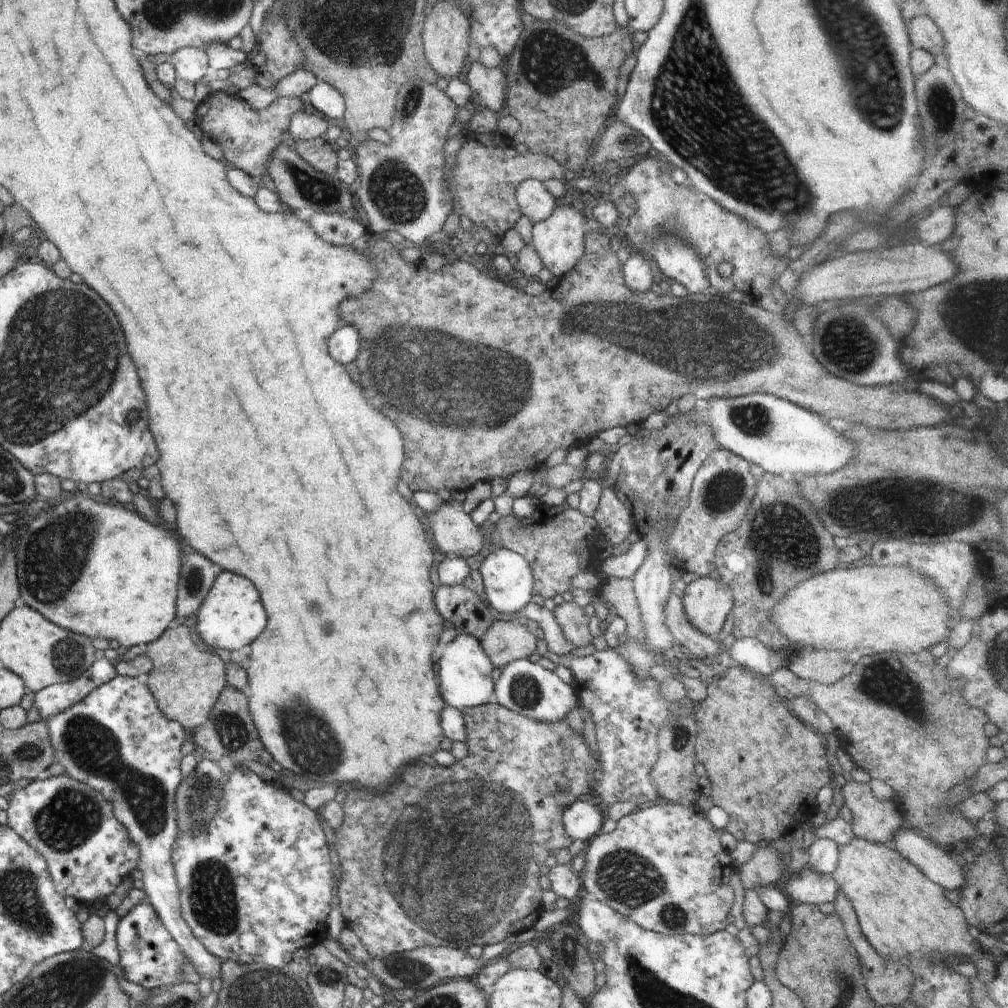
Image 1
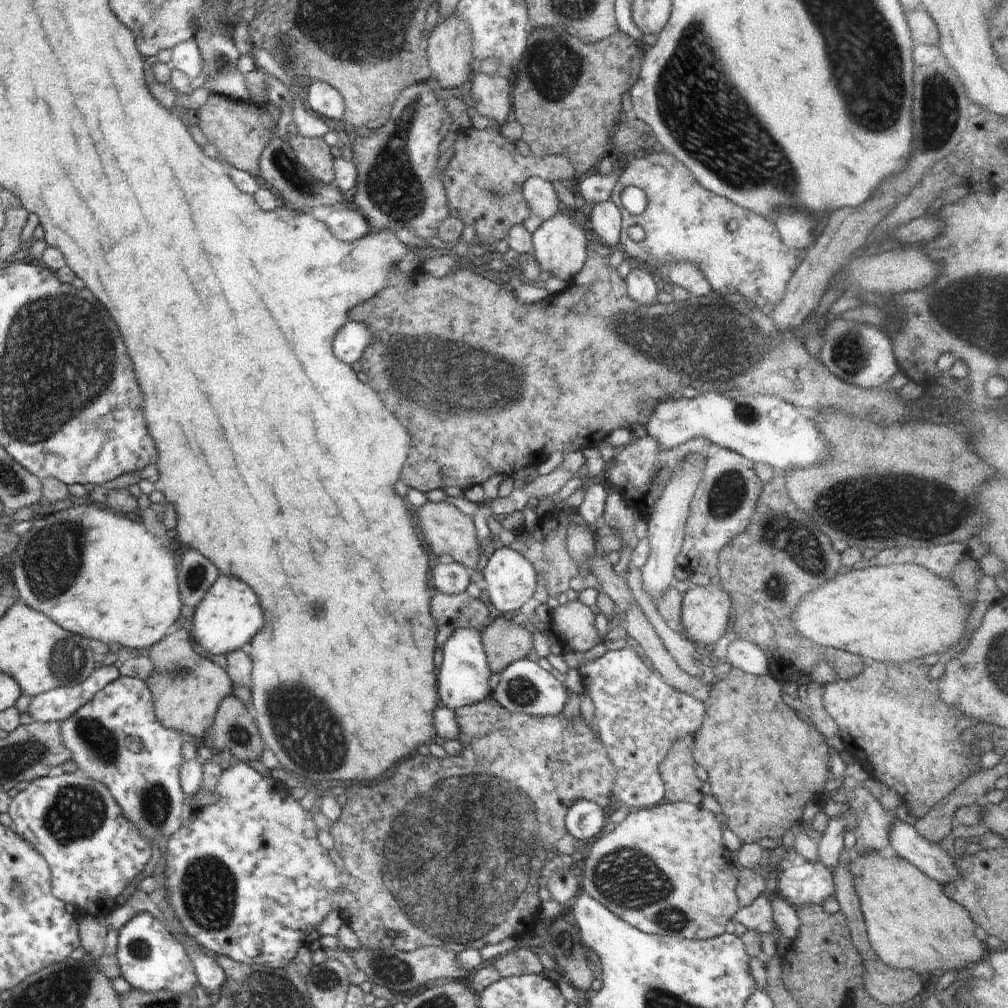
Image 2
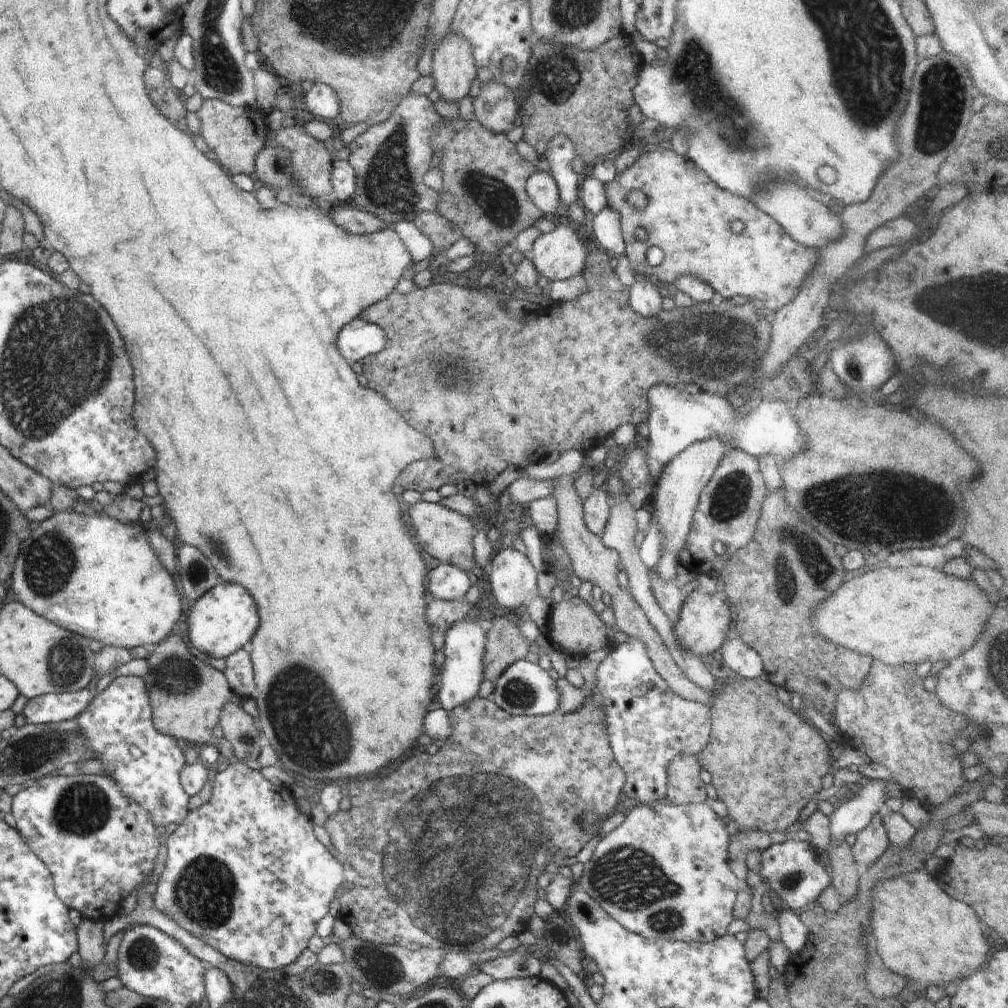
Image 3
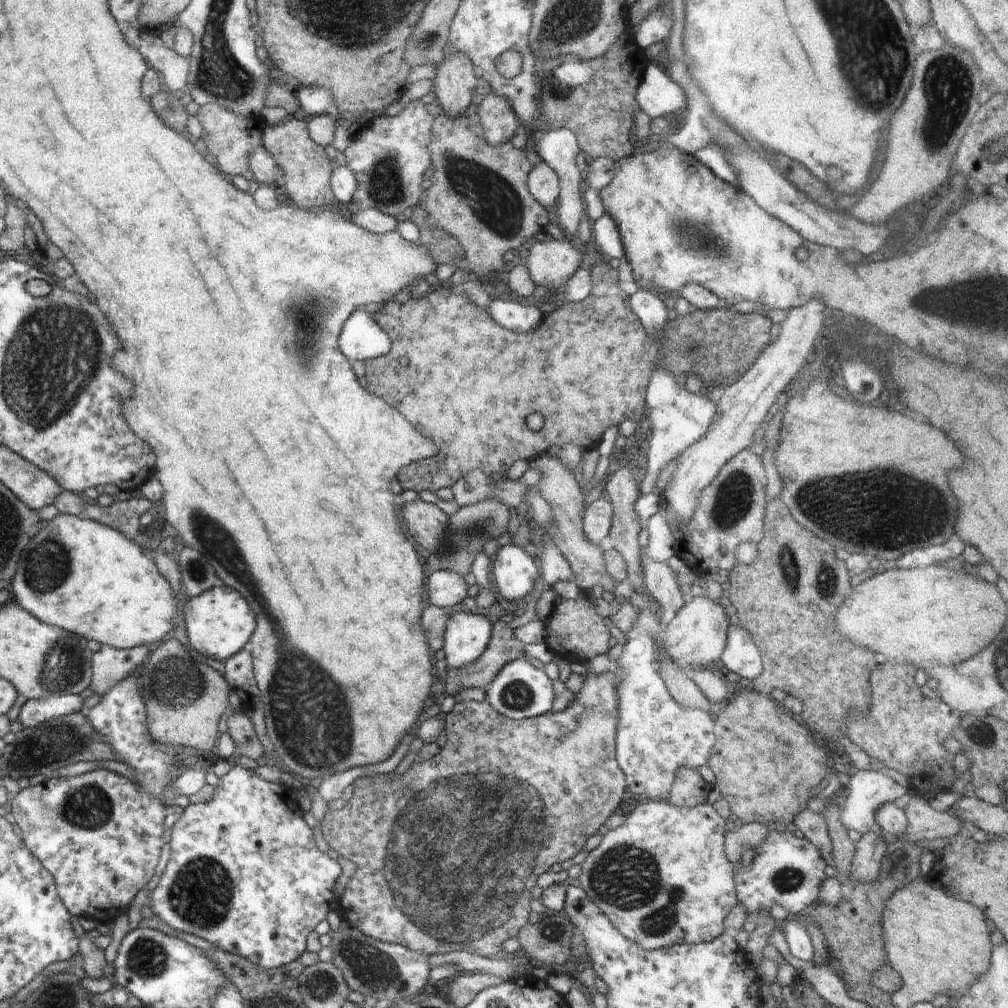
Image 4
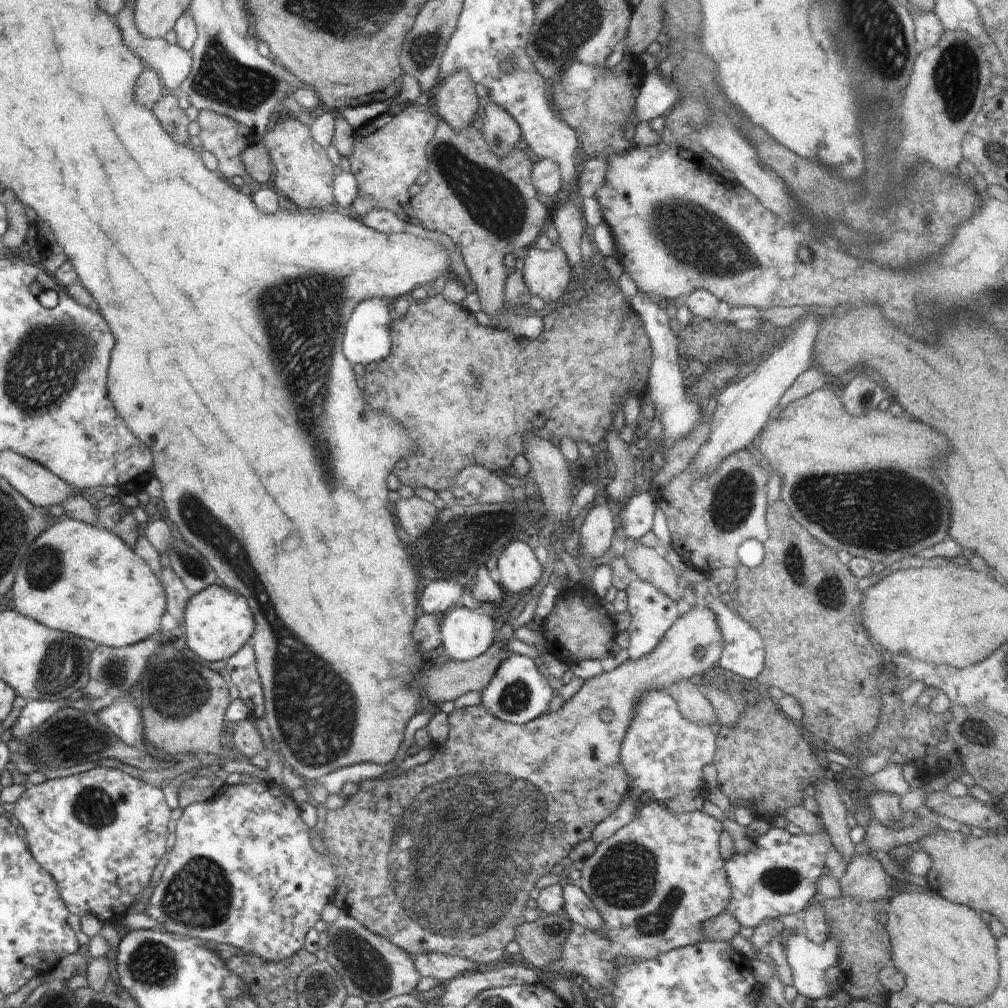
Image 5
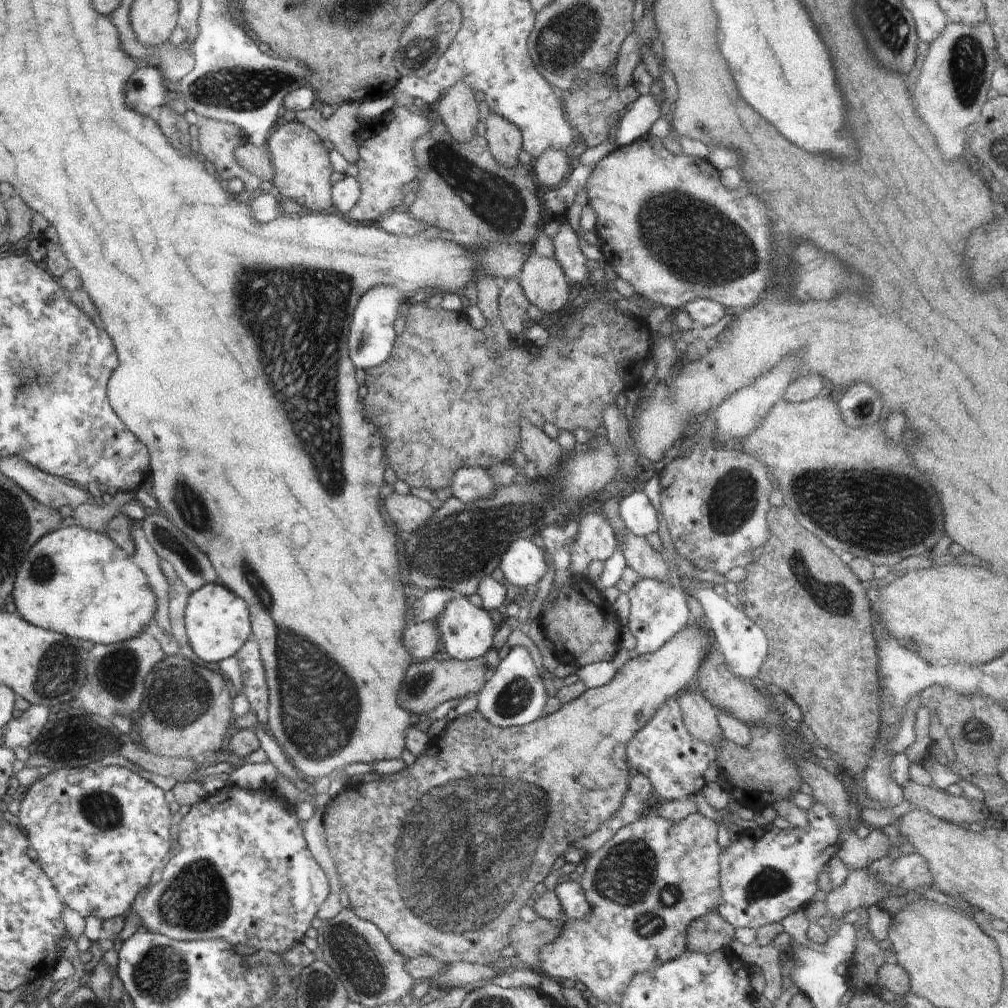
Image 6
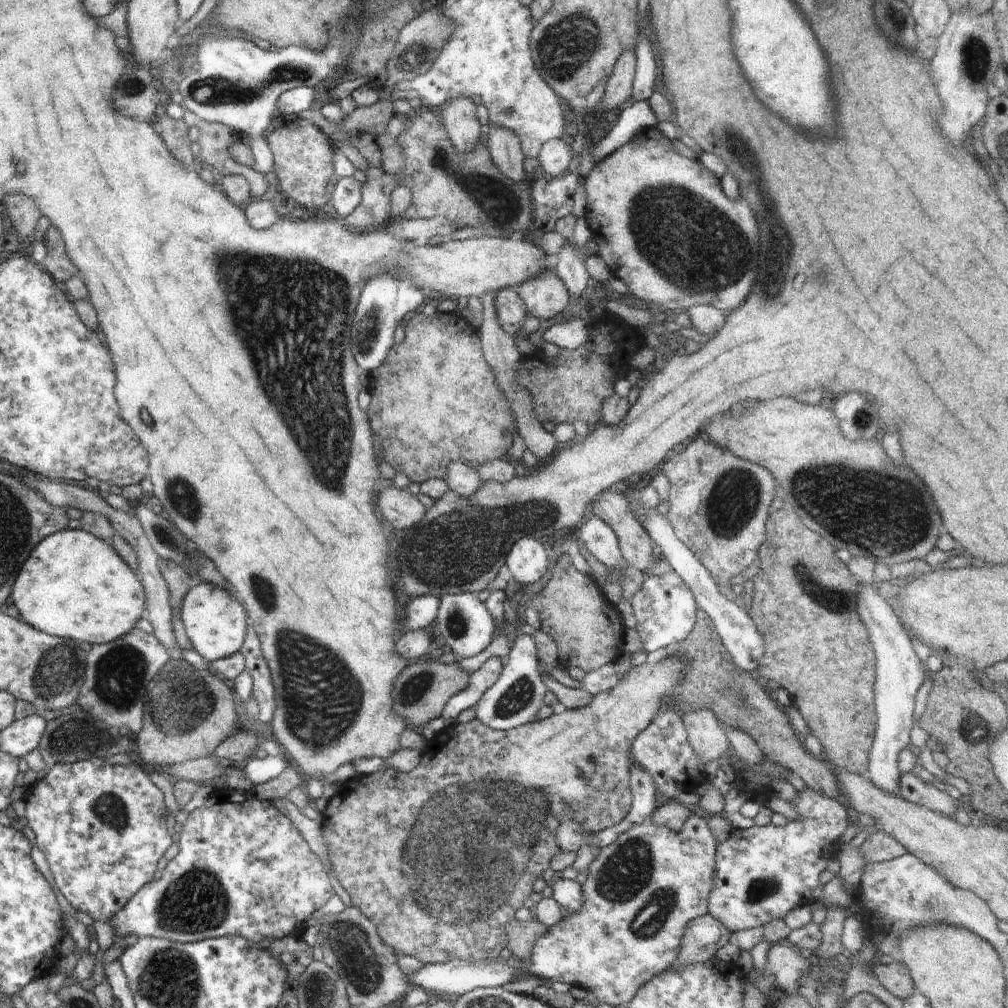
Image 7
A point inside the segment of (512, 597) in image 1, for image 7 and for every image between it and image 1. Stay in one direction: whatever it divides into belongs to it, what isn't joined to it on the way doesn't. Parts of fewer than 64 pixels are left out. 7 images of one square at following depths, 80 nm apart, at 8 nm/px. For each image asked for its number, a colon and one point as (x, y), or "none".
2: (509, 581)
3: (512, 577)
4: (516, 576)
5: (517, 569)
6: (522, 564)
7: (528, 560)

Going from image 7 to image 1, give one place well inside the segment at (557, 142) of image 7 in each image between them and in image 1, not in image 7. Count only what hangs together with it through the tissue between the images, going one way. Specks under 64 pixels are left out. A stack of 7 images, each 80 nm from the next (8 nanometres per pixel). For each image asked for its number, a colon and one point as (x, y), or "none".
1: (536, 202)
2: (539, 193)
3: (541, 187)
4: (543, 183)
5: (546, 174)
6: (551, 168)

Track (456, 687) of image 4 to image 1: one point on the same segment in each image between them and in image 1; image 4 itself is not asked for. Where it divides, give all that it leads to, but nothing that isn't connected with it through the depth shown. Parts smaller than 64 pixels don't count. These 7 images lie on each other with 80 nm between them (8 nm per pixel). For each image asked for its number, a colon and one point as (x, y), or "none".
1: (505, 641)
2: (504, 641)
3: (505, 645)

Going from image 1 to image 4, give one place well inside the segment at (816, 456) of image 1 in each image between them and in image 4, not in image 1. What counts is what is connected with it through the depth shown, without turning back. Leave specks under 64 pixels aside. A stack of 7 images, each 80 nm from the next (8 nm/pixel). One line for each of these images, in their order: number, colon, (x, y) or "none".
2: (766, 429)
3: (677, 420)
4: (677, 418)

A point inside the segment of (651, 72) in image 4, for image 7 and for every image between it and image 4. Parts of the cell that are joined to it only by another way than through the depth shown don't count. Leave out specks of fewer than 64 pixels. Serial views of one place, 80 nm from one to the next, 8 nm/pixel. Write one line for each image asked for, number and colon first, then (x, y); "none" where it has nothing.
5: (657, 95)
6: (638, 119)
7: (634, 117)

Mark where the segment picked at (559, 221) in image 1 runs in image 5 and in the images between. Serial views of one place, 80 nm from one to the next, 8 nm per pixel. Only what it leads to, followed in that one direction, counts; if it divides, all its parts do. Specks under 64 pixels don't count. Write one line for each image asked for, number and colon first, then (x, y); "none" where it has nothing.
2: (560, 244)
3: (558, 255)
4: (550, 264)
5: (547, 274)

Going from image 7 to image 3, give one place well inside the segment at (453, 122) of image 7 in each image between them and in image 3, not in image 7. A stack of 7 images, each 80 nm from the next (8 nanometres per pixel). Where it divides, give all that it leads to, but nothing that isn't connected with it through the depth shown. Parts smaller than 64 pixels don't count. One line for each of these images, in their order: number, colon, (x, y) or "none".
3: (454, 69)
4: (455, 81)
5: (456, 102)
6: (458, 108)

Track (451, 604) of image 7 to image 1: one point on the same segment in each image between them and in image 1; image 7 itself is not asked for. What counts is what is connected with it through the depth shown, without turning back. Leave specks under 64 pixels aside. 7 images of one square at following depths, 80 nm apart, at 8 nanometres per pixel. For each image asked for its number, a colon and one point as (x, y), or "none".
1: (464, 674)
2: (463, 676)
3: (464, 648)
4: (467, 634)
5: (466, 633)
6: (467, 630)

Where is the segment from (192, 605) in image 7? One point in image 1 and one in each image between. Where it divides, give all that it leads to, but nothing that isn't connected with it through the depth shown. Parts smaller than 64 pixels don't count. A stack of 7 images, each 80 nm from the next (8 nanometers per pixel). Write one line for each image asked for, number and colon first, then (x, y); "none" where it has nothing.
1: (231, 616)
2: (228, 618)
3: (224, 620)
4: (219, 623)
5: (218, 621)
6: (218, 623)

